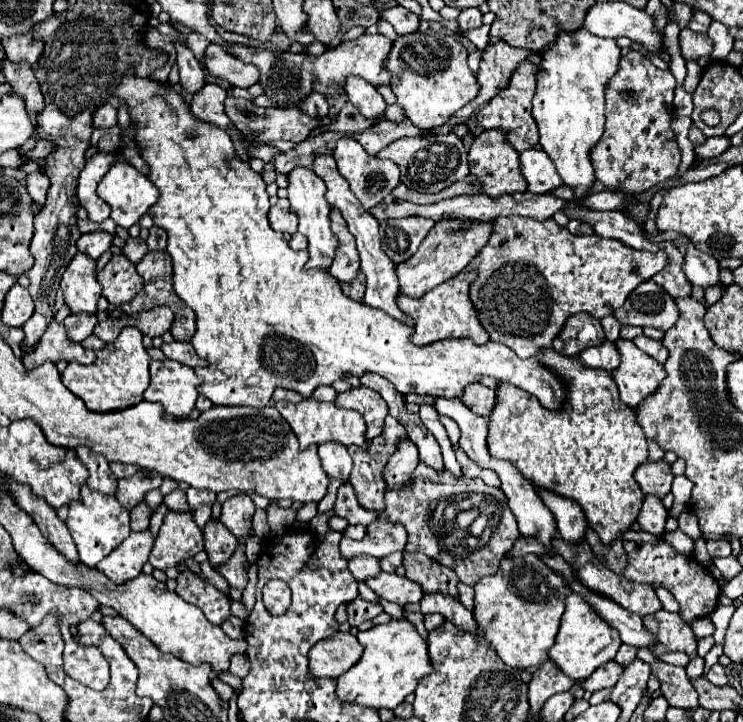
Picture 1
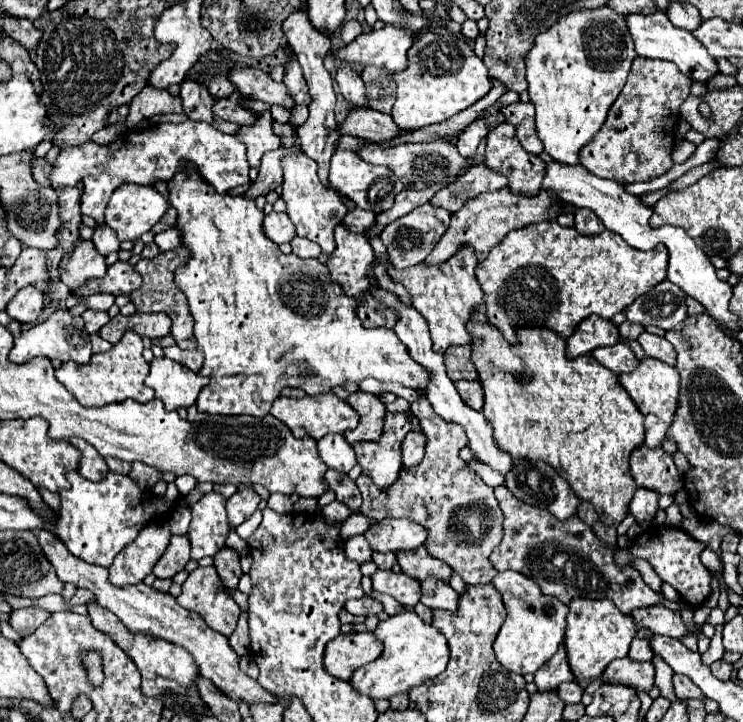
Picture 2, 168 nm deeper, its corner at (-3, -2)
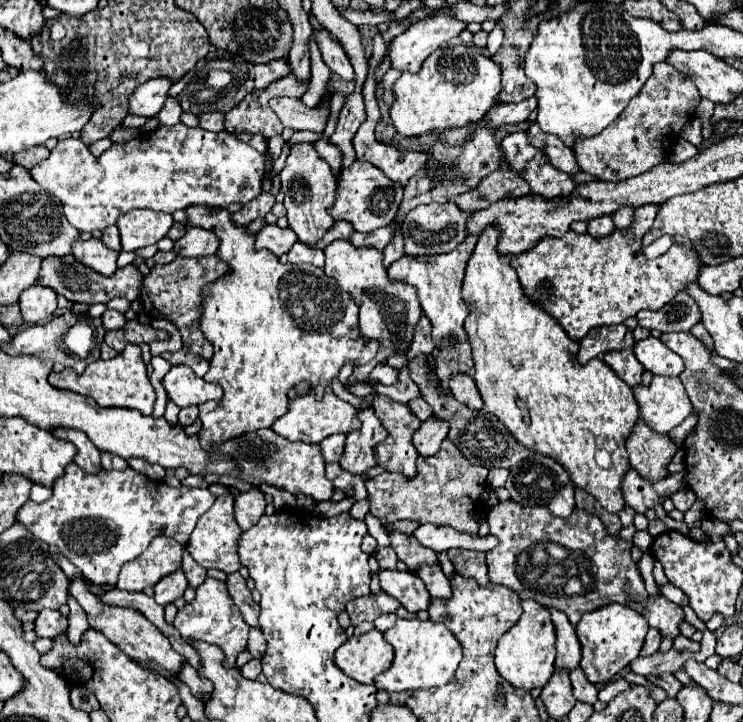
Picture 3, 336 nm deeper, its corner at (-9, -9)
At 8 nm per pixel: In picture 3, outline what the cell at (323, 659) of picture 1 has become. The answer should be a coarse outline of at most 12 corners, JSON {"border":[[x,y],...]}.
{"border":[[378,629],[336,649],[336,665],[372,683],[392,665],[394,649]]}

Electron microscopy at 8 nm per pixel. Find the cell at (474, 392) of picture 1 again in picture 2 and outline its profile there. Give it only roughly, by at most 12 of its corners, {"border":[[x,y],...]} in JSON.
{"border":[[470,380],[456,382],[462,400],[482,410],[484,390],[480,382]]}

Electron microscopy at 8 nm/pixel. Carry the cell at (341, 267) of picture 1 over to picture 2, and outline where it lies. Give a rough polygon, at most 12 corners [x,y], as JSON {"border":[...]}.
{"border":[[336,226],[336,250],[326,260],[346,294],[360,298],[372,286],[374,260],[364,234]]}

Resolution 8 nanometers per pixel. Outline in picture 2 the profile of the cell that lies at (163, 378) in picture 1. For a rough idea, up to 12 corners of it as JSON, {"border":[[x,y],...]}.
{"border":[[154,358],[146,386],[168,412],[192,406],[206,378]]}

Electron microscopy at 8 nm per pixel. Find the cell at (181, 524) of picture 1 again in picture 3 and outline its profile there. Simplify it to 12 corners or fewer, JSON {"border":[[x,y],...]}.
{"border":[[178,569],[154,585],[154,599],[166,607],[182,597],[188,581]]}

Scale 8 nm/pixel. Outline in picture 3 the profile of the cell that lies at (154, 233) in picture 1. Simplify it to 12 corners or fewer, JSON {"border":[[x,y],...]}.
{"border":[[188,227],[176,241],[180,257],[208,257],[218,239],[202,227]]}

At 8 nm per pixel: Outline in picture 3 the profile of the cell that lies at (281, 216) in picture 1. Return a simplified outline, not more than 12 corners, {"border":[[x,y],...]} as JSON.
{"border":[[262,225],[256,249],[276,257],[286,255],[296,243],[296,233],[278,225]]}

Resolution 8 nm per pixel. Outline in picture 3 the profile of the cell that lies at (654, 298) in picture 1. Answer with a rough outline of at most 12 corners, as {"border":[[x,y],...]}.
{"border":[[686,291],[660,311],[640,311],[646,329],[690,331],[702,321]]}

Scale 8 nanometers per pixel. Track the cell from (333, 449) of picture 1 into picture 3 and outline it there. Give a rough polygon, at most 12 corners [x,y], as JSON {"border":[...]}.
{"border":[[346,435],[326,437],[320,447],[324,459],[340,461]]}

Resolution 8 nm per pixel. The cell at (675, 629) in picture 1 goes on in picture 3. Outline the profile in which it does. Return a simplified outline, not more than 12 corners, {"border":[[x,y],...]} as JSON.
{"border":[[662,595],[630,605],[662,635],[678,637],[682,607]]}

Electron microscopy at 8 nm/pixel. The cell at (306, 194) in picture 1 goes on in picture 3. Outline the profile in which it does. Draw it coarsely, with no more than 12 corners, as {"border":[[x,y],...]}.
{"border":[[296,143],[280,173],[290,229],[314,245],[328,215],[338,177]]}

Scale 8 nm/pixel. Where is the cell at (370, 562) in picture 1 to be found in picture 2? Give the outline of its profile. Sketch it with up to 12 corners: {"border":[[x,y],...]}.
{"border":[[364,536],[346,542],[346,558],[364,564],[372,560],[372,550]]}

